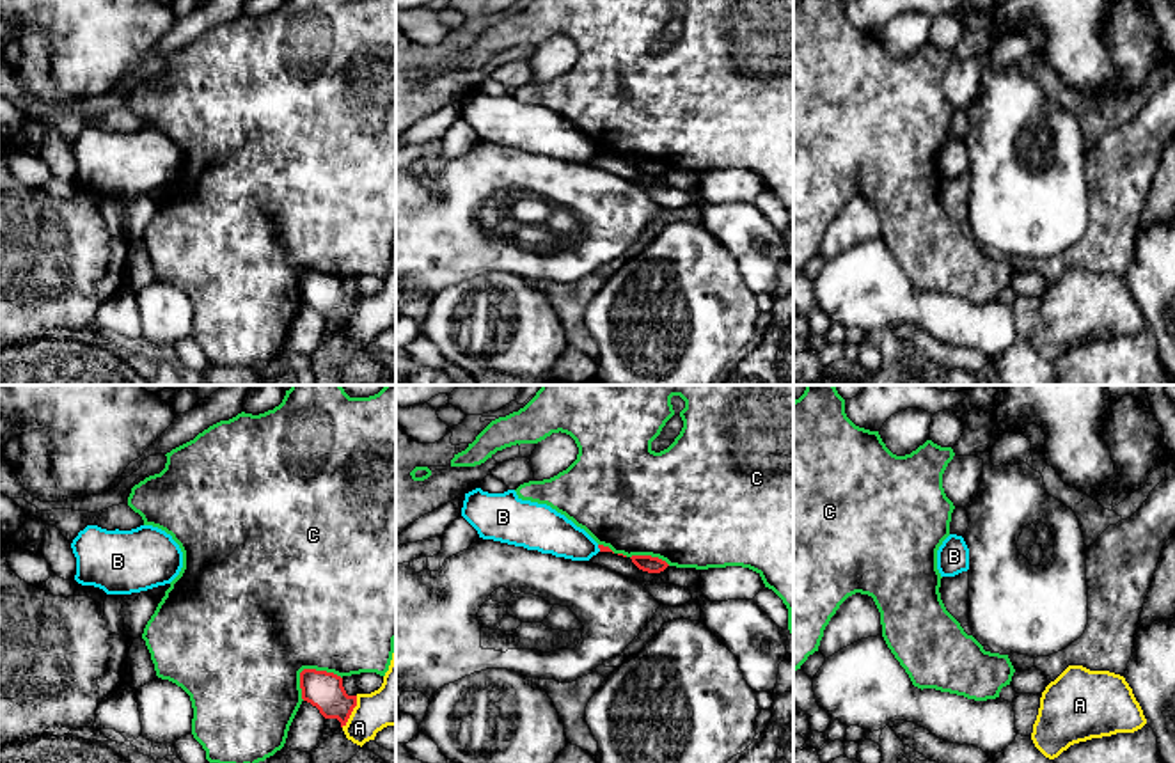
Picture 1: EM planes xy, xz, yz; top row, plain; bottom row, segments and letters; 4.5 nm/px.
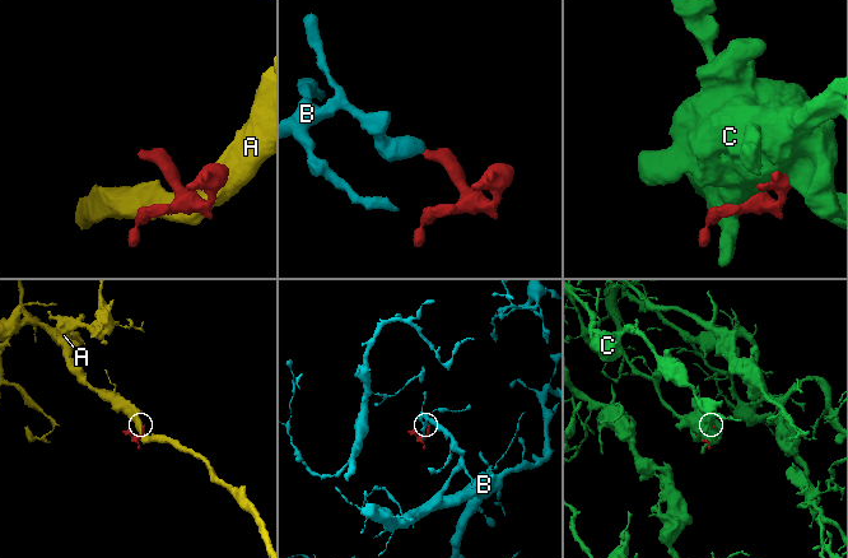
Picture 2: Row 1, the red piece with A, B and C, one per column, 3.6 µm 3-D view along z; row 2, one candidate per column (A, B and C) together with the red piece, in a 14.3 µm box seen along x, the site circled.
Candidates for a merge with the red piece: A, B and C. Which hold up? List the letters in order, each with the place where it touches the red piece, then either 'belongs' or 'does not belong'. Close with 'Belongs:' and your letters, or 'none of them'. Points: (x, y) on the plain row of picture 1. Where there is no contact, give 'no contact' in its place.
A: xy (352, 313) | does not belong
B: xz (599, 149) | does not belong
C: xy (307, 272) | does not belong
Belongs: none of them

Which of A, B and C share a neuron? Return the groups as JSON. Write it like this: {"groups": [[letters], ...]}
{"groups": [["A"], ["B"], ["C"]]}

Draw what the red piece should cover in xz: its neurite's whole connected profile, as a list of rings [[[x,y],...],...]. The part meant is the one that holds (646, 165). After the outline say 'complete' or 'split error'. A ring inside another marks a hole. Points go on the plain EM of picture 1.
[[[632,158],[630,161],[639,172],[648,176],[660,176],[669,169],[666,163],[651,158]]]; complete

